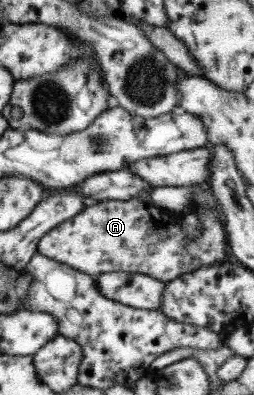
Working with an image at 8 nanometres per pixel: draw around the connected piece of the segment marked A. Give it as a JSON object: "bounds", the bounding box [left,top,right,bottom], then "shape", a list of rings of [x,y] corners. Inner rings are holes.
{"bounds":[39,196,228,283],"shape":[[[135,196],[127,201],[101,200],[97,205],[89,205],[85,211],[75,215],[73,219],[61,223],[59,227],[51,229],[47,235],[39,241],[39,253],[65,263],[73,269],[79,269],[89,275],[99,273],[127,272],[130,274],[149,275],[165,283],[173,281],[180,275],[192,272],[199,268],[208,268],[211,265],[219,264],[227,258],[228,242],[224,227],[224,219],[217,210],[201,210],[197,208],[197,215],[201,220],[201,235],[189,237],[183,233],[181,227],[182,215],[175,215],[159,209],[151,201],[143,201]]]}

